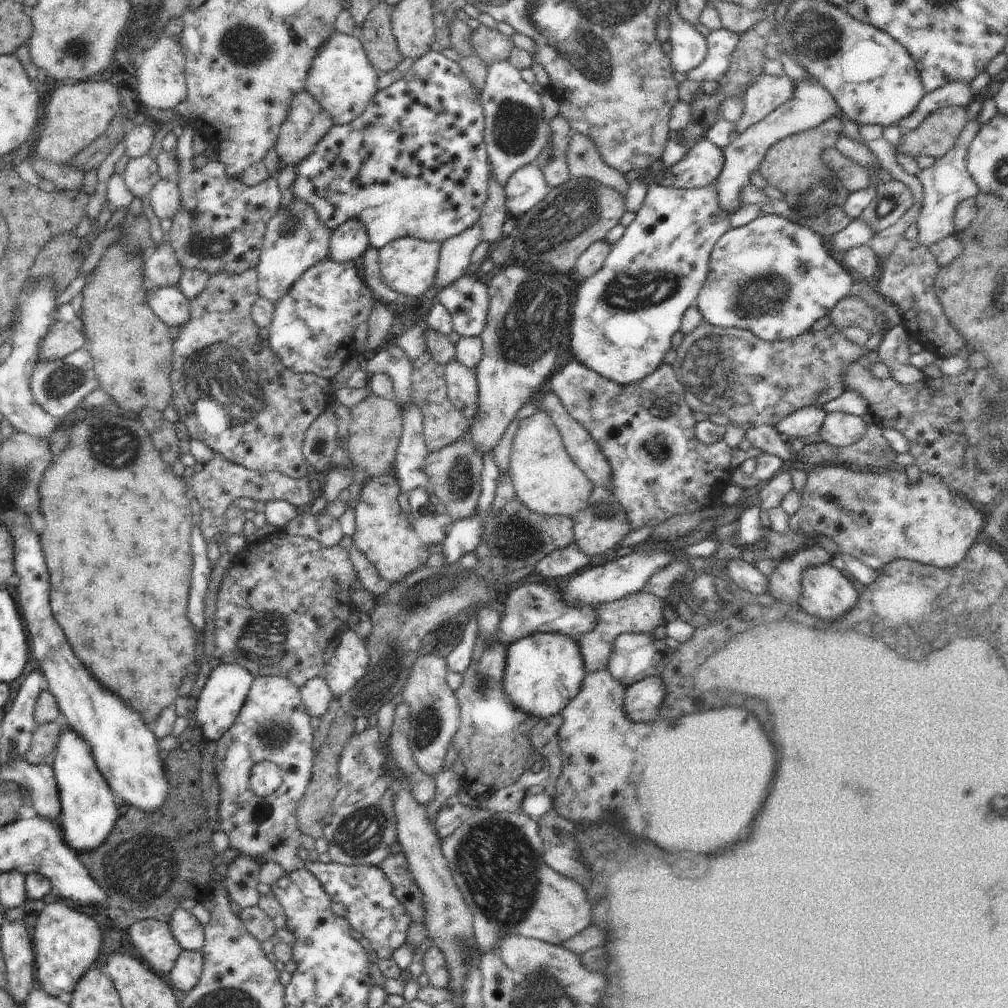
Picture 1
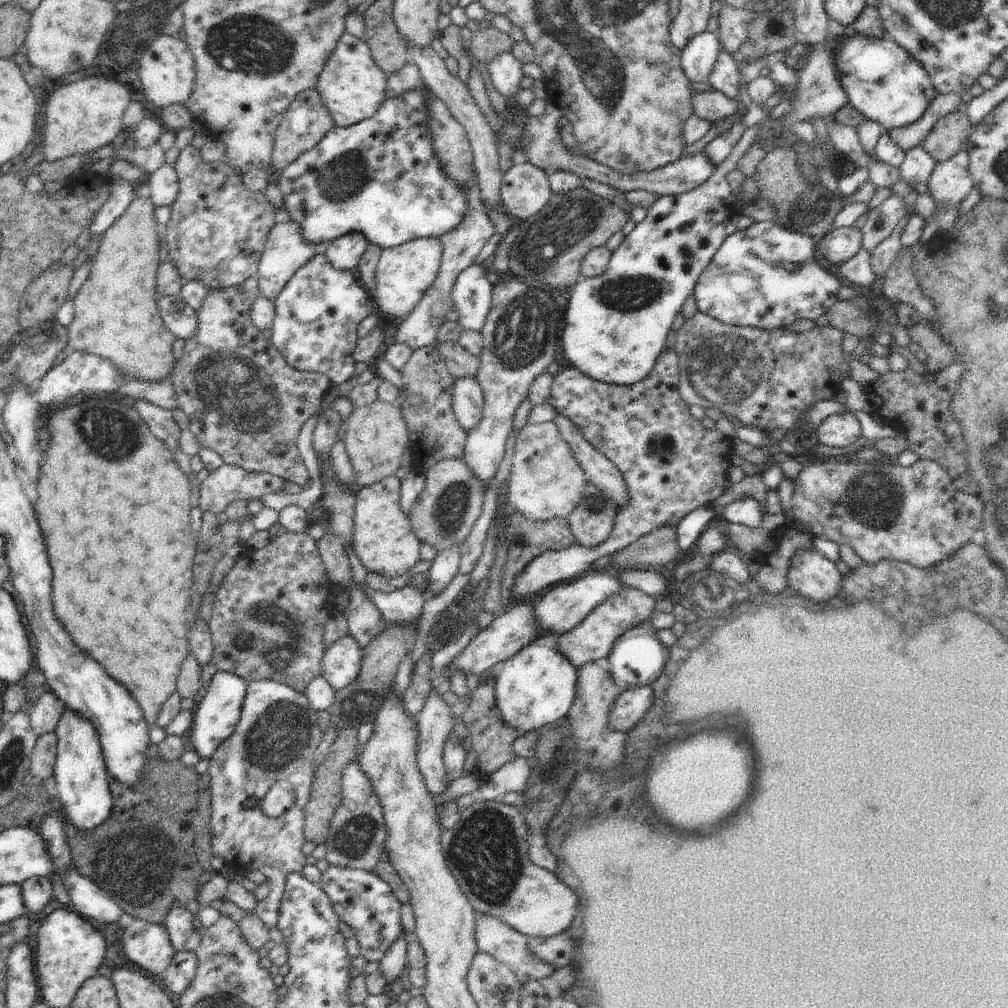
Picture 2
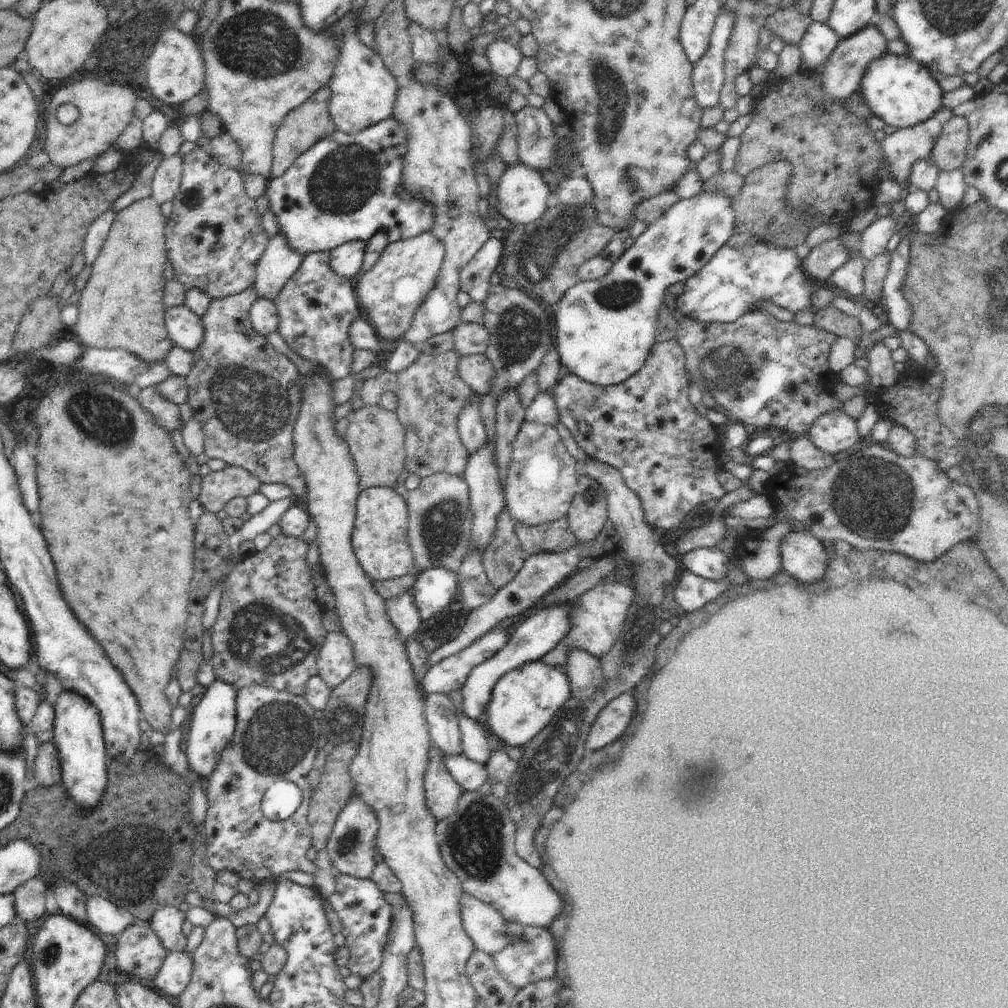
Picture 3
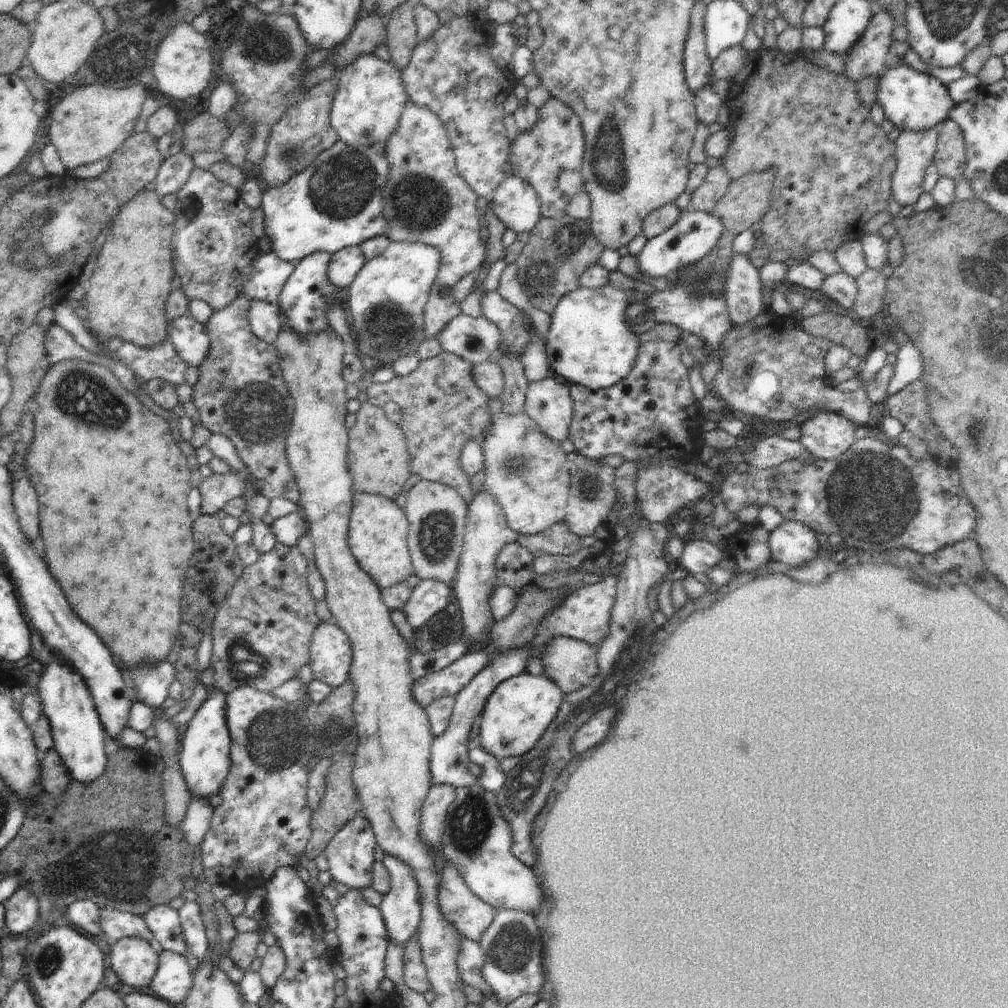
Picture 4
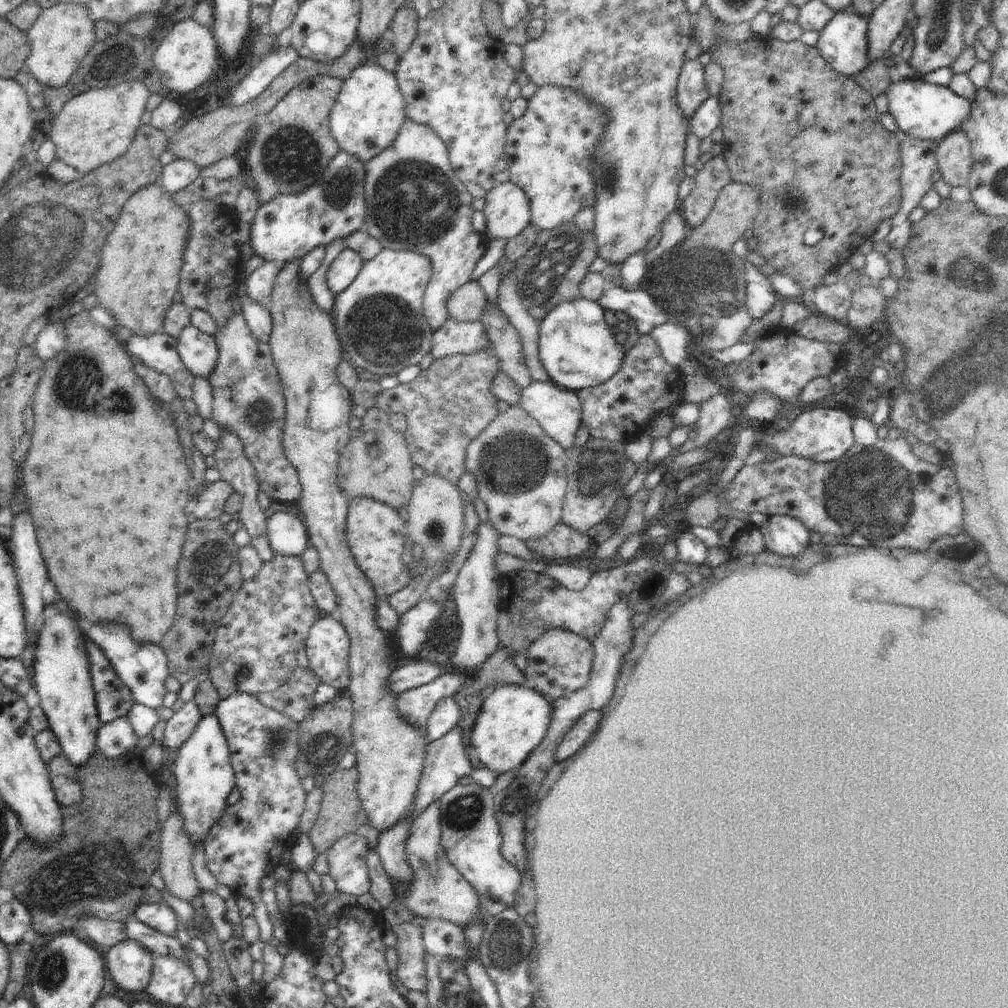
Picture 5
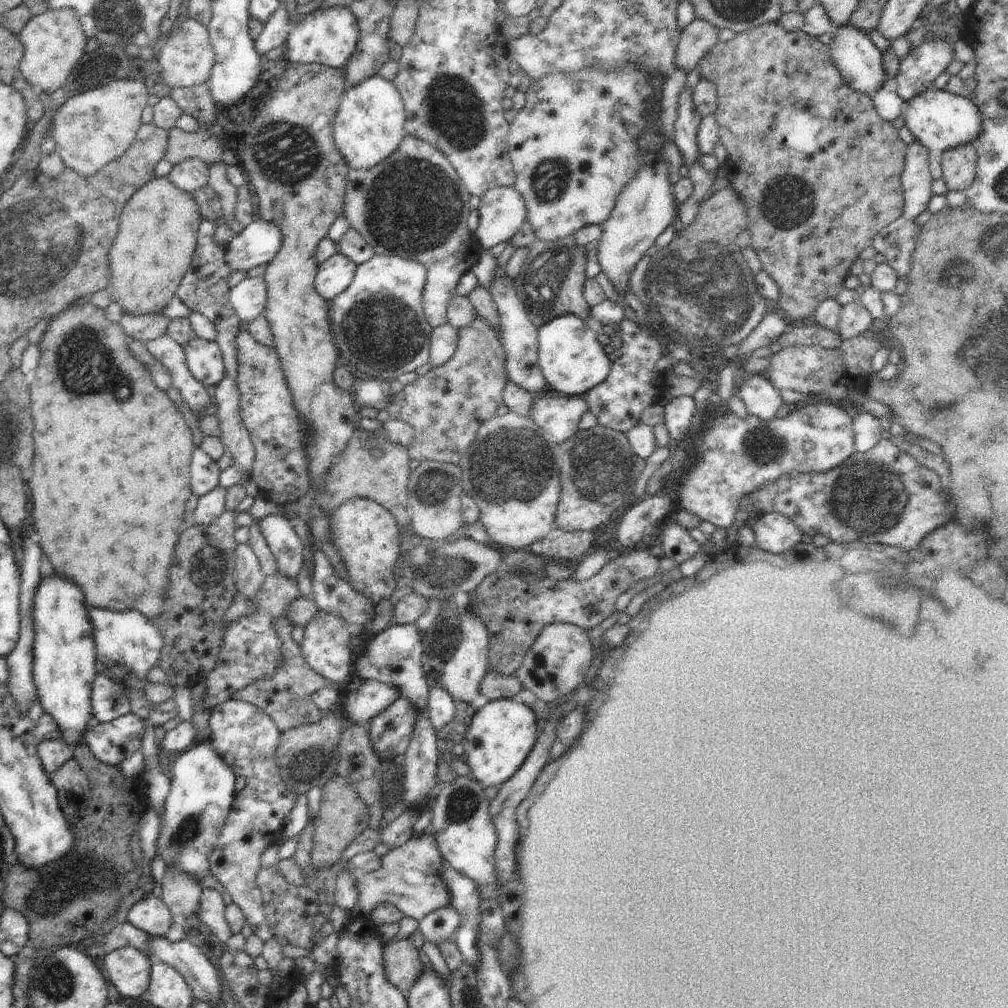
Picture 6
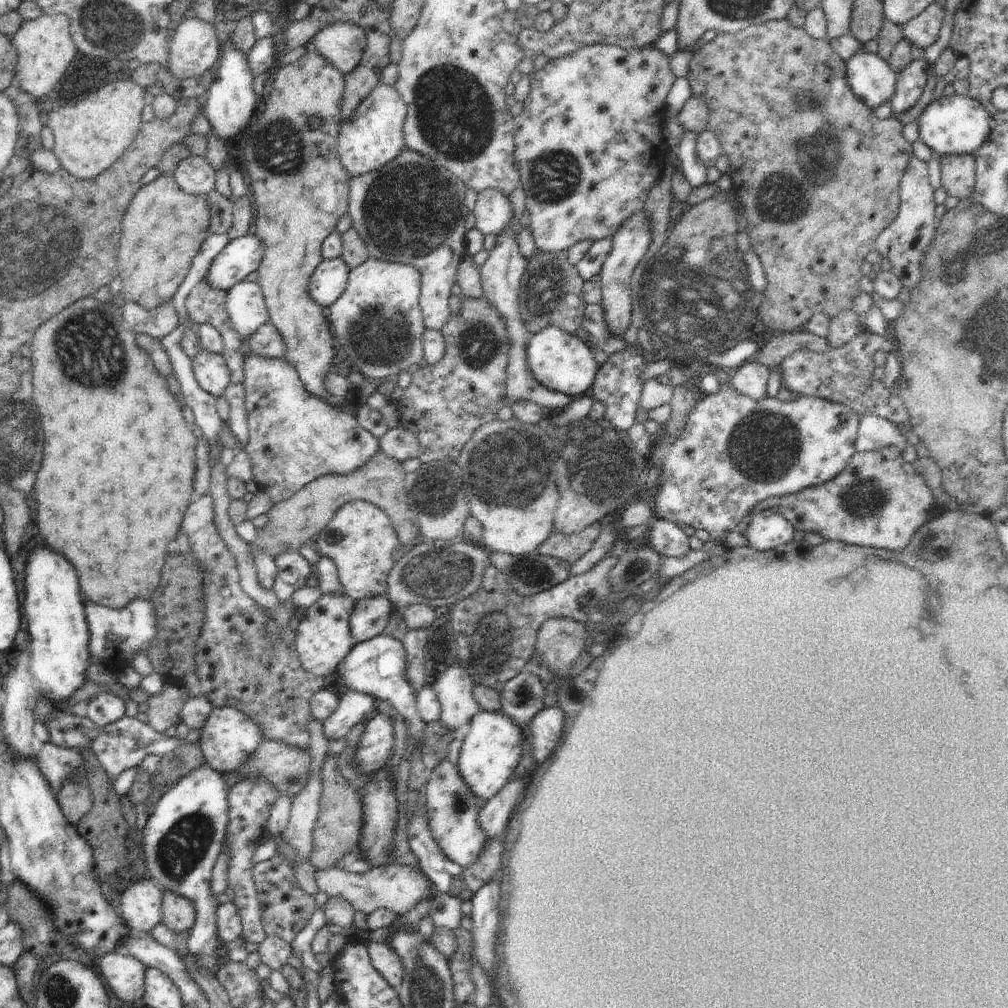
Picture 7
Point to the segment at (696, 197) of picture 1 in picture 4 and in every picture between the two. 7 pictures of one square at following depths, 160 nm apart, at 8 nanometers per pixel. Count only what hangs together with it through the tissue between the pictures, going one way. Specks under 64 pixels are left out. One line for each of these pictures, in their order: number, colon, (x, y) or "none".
2: (615, 325)
3: (605, 328)
4: (590, 342)

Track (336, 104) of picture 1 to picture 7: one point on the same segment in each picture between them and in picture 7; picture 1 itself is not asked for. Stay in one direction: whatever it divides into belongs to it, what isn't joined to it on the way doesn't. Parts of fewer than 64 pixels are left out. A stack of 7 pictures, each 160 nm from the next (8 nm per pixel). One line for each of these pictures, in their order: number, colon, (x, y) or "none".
2: (352, 86)
3: (364, 92)
4: (370, 99)
5: (368, 114)
6: (369, 126)
7: (373, 137)

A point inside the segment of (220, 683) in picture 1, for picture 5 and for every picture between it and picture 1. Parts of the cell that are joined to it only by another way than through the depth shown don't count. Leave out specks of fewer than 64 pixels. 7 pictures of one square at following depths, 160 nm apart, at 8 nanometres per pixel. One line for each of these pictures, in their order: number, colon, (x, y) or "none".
2: (216, 715)
3: (212, 724)
4: (204, 759)
5: (204, 777)

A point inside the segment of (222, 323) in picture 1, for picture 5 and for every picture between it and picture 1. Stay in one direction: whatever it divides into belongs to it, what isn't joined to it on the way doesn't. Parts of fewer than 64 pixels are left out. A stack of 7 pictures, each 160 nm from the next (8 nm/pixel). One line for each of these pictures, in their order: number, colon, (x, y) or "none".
2: (244, 401)
3: (247, 395)
4: (241, 392)
5: (248, 399)

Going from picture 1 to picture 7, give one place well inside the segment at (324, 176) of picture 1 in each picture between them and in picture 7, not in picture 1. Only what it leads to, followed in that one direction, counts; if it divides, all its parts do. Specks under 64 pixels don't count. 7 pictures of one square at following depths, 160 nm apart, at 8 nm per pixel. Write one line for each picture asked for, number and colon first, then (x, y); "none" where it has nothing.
2: (379, 177)
3: (345, 188)
4: (336, 202)
5: (288, 227)
6: (257, 243)
7: (240, 256)

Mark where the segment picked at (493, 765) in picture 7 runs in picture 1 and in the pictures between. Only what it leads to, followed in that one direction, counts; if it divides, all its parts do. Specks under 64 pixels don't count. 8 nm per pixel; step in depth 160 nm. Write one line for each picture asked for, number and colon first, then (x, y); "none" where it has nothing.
1: (544, 671)
2: (536, 687)
3: (523, 701)
4: (517, 714)
5: (512, 721)
6: (501, 735)

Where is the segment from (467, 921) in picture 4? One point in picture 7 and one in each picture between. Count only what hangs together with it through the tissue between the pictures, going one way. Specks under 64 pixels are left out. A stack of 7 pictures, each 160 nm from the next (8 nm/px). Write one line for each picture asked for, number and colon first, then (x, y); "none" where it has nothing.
5: (438, 890)
6: (408, 878)
7: (396, 887)

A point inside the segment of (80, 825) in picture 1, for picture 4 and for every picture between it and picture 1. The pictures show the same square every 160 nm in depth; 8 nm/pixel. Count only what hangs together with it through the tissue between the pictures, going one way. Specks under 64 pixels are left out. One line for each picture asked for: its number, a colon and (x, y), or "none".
2: (80, 771)
3: (77, 731)
4: (78, 734)

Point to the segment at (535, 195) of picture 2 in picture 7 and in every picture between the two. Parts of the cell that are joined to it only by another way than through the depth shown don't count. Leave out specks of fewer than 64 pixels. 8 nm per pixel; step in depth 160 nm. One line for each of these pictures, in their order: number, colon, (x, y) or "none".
3: (522, 195)
4: (516, 204)
5: (507, 210)
6: (502, 210)
7: (493, 211)

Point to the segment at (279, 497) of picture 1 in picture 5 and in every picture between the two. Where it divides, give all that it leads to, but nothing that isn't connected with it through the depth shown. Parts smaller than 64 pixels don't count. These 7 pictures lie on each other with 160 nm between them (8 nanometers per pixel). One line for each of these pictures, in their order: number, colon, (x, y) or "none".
2: (227, 483)
3: (219, 487)
4: (216, 490)
5: (211, 502)

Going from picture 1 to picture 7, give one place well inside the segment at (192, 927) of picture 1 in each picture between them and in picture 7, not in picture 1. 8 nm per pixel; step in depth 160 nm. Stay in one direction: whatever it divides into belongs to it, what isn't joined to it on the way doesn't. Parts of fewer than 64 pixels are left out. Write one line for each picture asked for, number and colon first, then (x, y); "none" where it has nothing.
2: (184, 937)
3: (167, 922)
4: (164, 922)
5: (161, 917)
6: (150, 914)
7: (141, 905)

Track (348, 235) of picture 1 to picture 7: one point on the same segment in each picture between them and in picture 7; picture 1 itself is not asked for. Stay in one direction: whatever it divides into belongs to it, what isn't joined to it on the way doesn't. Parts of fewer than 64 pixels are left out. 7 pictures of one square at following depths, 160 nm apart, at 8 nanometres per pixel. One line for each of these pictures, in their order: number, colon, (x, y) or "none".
2: (344, 253)
3: (346, 260)
4: (343, 267)
5: (342, 271)
6: (333, 277)
7: (328, 281)

